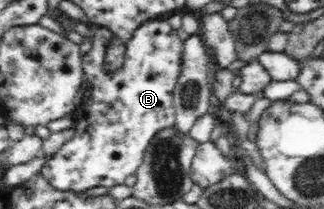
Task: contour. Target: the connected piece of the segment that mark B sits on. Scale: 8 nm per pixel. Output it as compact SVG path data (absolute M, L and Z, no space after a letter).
M167 16L146 19L126 44L126 61L120 69L107 71L105 58L112 32L97 27L92 41L92 50L82 59L83 76L89 83L90 96L82 102L84 115L78 117L74 137L66 141L41 168L42 175L58 191L83 193L95 187L112 188L125 185L126 177L138 171L146 149L154 135L175 125L175 110L172 107L173 92L182 74L184 42L170 26Z

